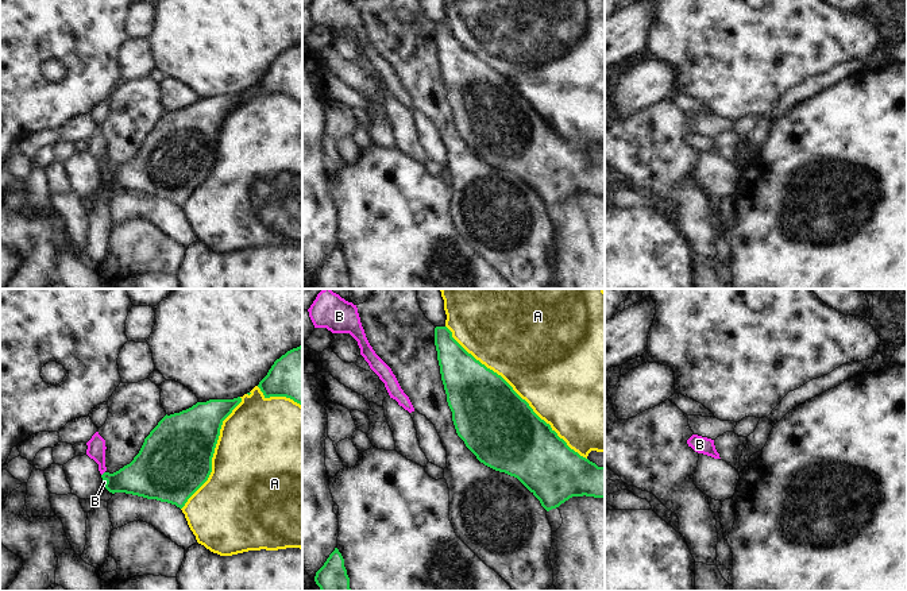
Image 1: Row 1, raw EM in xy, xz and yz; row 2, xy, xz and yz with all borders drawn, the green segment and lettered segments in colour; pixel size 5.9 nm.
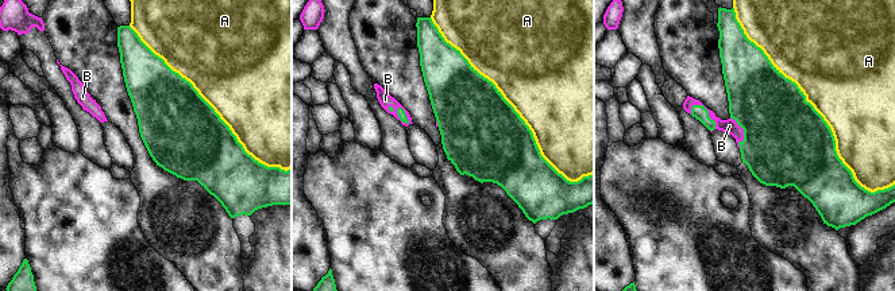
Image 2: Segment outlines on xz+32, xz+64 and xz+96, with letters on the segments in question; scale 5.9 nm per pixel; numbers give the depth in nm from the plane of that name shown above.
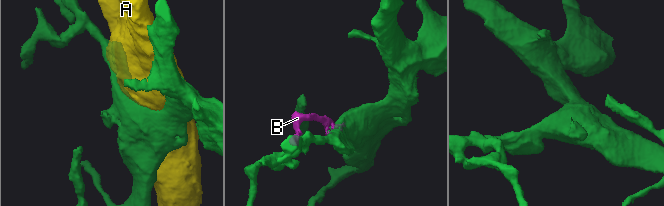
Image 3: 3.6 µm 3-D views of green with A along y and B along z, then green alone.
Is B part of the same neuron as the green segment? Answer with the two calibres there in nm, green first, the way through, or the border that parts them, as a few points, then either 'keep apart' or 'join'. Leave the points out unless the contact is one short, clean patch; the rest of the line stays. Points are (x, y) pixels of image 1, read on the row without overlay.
240 nm thick on the green side, 110 nm on the other; runs through xy (145, 174), (103, 172), (96, 143); join

